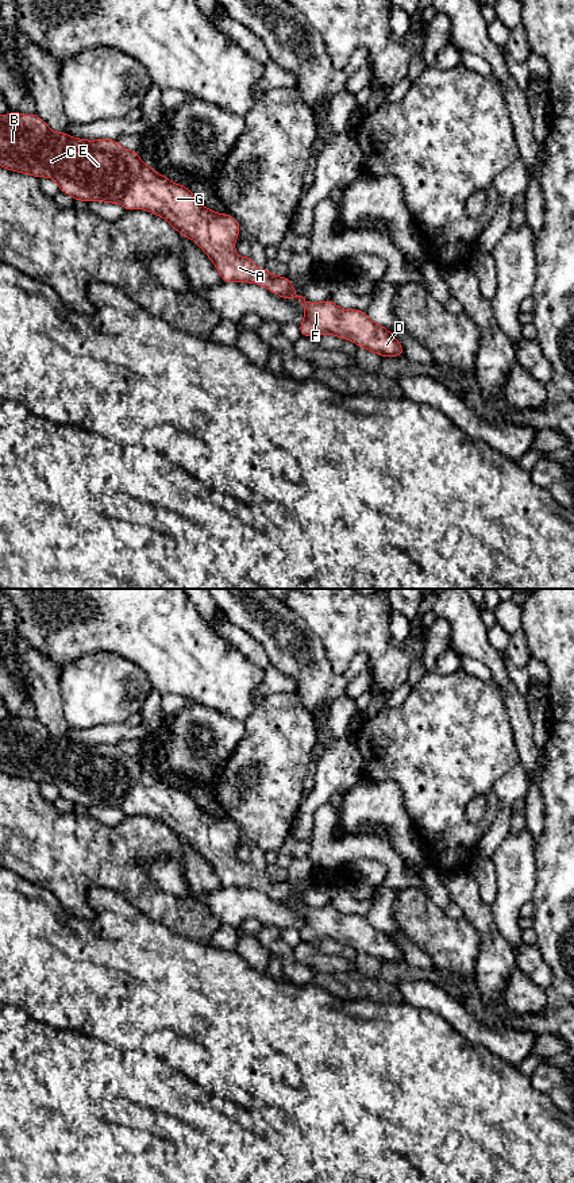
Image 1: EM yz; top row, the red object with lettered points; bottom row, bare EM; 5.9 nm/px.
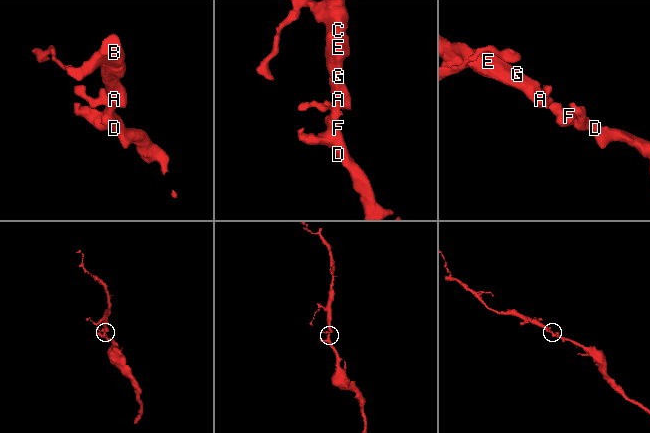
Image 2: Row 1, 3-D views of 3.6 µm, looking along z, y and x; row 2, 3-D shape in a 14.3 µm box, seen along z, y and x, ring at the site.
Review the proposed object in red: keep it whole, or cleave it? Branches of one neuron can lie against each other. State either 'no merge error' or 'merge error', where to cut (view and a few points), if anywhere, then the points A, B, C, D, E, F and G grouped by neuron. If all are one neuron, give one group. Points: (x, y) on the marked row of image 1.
no merge error | no cut | A B C D E F G

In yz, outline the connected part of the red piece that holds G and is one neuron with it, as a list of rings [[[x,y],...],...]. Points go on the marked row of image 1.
[[[12,111],[0,116],[0,166],[31,174],[36,178],[53,178],[61,192],[73,200],[105,201],[122,204],[124,211],[145,209],[161,216],[188,239],[192,239],[213,262],[221,281],[258,284],[285,300],[298,298],[305,309],[300,334],[305,338],[331,334],[351,340],[380,357],[404,357],[397,338],[385,327],[374,323],[365,311],[343,309],[332,300],[309,303],[297,296],[290,277],[274,275],[258,269],[251,257],[239,257],[235,242],[240,234],[239,221],[228,213],[213,212],[203,207],[182,184],[173,184],[167,177],[147,166],[136,151],[131,151],[112,139],[80,139],[68,132],[53,131],[36,113],[22,115]]]

